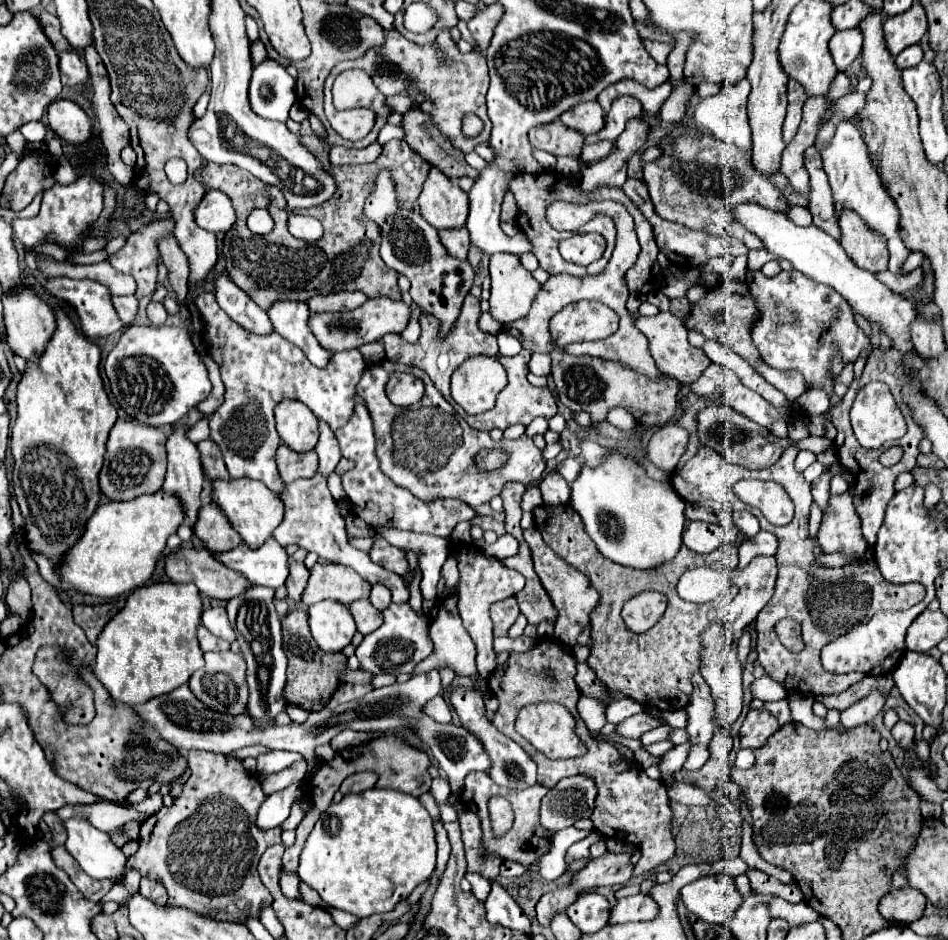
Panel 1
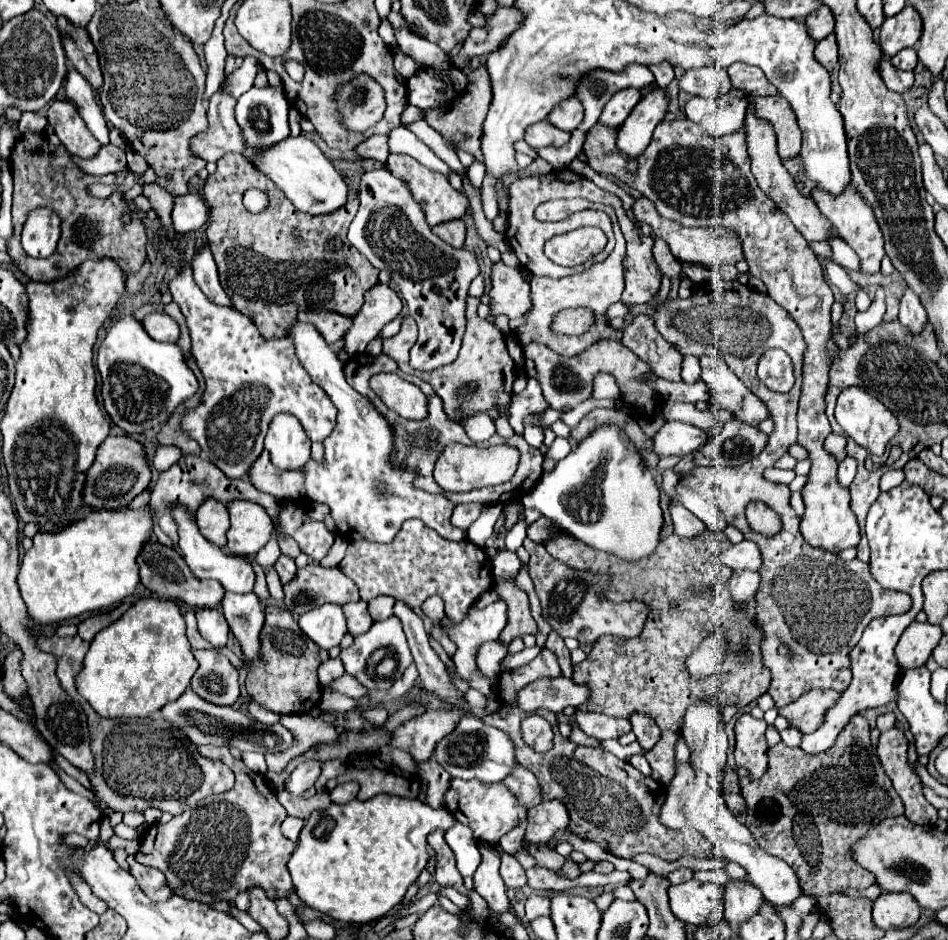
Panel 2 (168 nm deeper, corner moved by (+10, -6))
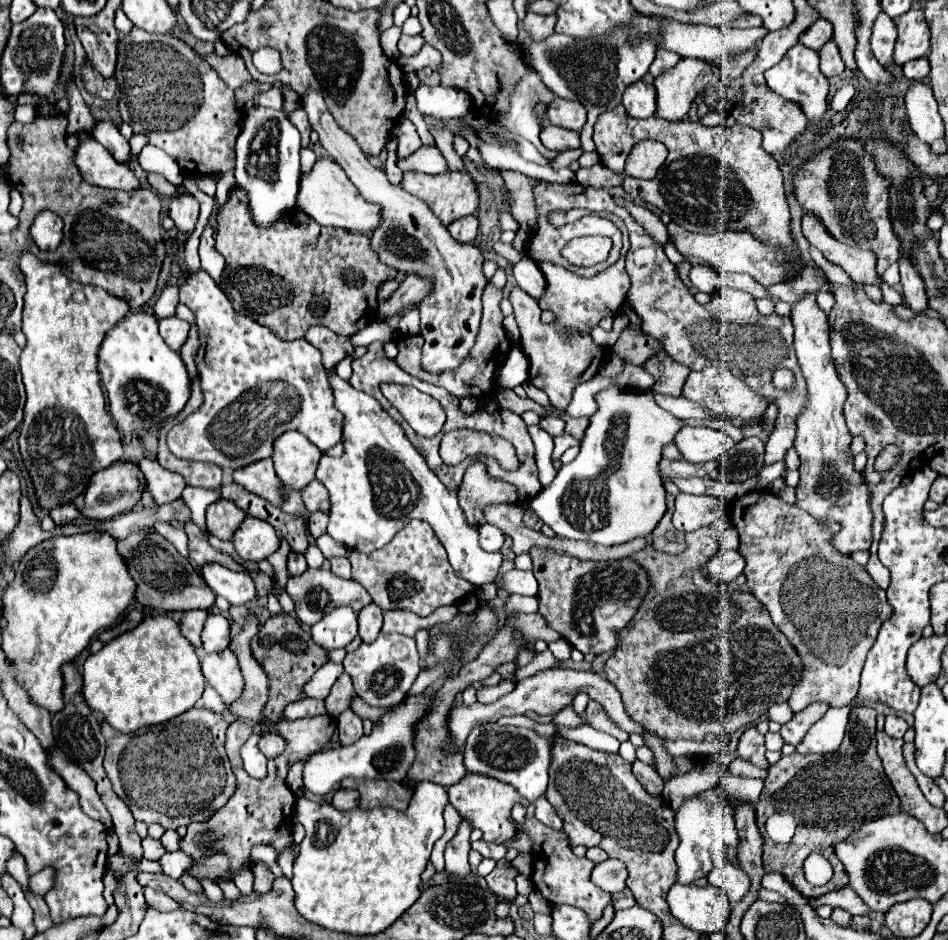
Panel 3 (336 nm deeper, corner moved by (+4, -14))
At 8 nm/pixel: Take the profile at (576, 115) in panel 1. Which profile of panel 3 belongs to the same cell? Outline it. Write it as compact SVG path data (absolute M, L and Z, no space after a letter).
M556 97L548 105L546 117L550 119L552 125L572 129L572 131L580 131L584 121L586 121L586 109L576 101L566 101L566 99Z

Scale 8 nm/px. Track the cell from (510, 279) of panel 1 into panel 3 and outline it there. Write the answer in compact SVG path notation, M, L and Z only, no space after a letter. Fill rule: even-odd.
M514 287L510 293L510 303L514 307L514 317L520 329L520 345L524 355L530 361L530 381L534 387L548 393L550 403L564 411L572 399L572 391L578 383L592 379L606 355L606 349L596 345L590 335L578 335L578 331L568 331L554 323L540 321L540 305L520 287ZM570 333L570 335L568 335Z

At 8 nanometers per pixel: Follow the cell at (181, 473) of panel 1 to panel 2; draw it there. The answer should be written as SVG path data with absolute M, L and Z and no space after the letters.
M170 507L168 511L176 525L178 525L178 535L180 535L180 541L178 541L178 547L182 551L182 557L186 559L188 567L194 571L196 577L200 579L216 579L222 583L222 587L226 591L232 591L232 593L250 593L252 587L254 587L254 581L256 581L256 573L254 573L254 567L250 563L250 557L240 557L240 555L228 555L224 553L220 547L208 543L200 533L198 533L198 527L196 527L196 521L194 521L194 515L190 511L186 511L186 507Z

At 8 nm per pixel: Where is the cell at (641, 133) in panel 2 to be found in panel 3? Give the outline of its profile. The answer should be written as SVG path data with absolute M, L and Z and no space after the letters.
M680 59L676 69L654 79L658 91L656 115L668 121L680 121L698 93L702 93L716 77L716 67L700 59Z

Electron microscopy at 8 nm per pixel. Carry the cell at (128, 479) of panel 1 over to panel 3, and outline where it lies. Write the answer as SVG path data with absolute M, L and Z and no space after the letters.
M114 463L108 469L96 471L96 475L92 475L82 497L74 499L74 505L88 519L98 519L98 521L112 519L120 513L134 509L134 505L142 497L144 487L146 487L146 481L144 481L144 475L142 475L138 465L134 465L134 463Z

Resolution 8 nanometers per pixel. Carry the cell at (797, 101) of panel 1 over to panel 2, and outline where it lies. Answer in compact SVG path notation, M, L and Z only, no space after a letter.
M734 63L728 67L728 75L732 77L732 85L742 89L744 93L758 93L758 95L778 95L778 89L766 81L758 67L750 67L744 63Z

